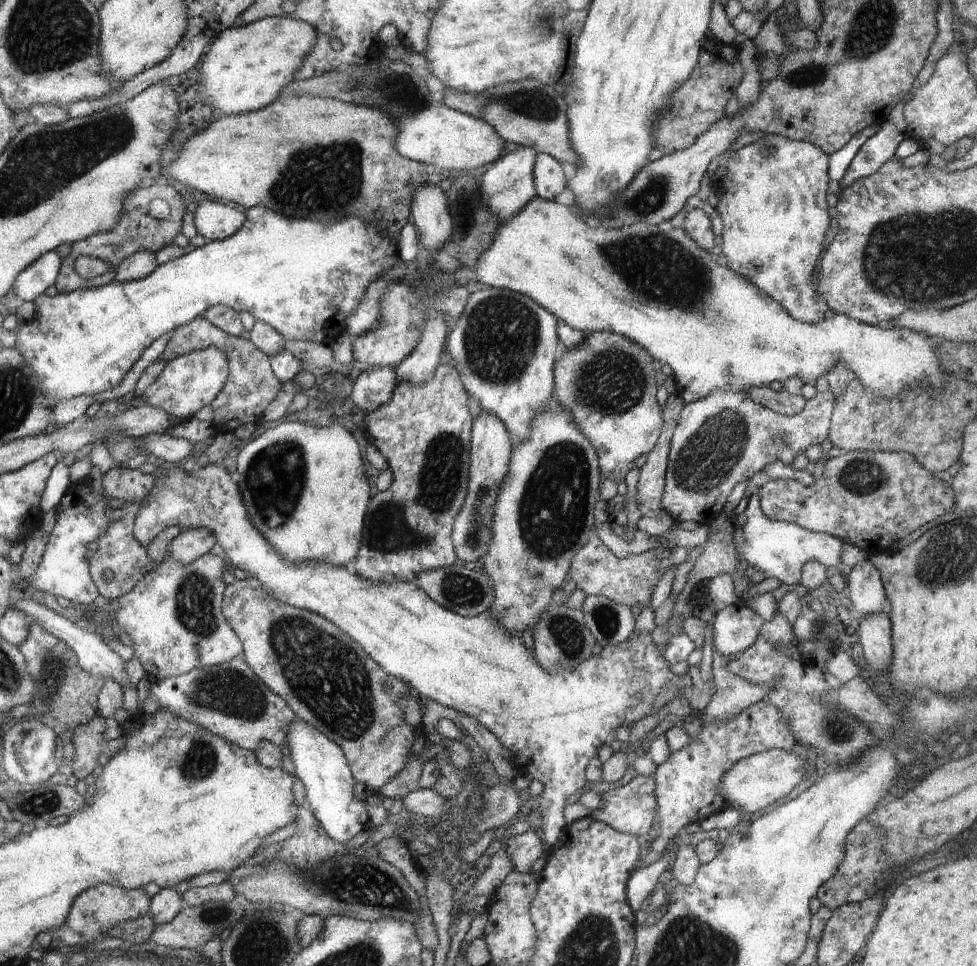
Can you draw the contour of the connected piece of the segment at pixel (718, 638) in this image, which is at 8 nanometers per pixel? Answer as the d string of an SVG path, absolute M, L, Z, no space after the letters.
M742 601L715 612L715 620L711 623L714 628L714 649L730 658L745 652L758 639L763 623L763 619Z

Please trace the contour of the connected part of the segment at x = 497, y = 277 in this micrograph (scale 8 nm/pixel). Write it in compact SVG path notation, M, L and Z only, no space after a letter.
M536 196L510 221L500 224L496 229L494 239L487 243L489 247L479 255L476 268L474 268L478 283L487 288L507 289L528 296L545 310L554 314L557 320L562 320L575 330L590 334L596 331L609 331L640 344L640 347L643 347L650 357L658 359L667 373L674 376L677 382L676 393L685 403L694 403L699 399L705 398L710 392L719 391L720 389L747 391L749 387L769 386L775 380L783 383L788 378L794 376L802 378L805 384L815 383L820 376L826 375L837 363L843 363L857 377L860 384L878 397L890 399L904 391L906 386L931 387L933 389L932 393L935 395L939 395L943 391L943 383L940 380L943 379L943 374L946 372L943 370L943 365L940 366L939 357L935 350L938 344L936 342L937 338L928 337L910 330L899 330L897 327L890 328L889 325L877 324L871 326L857 322L850 316L845 316L841 313L836 313L830 319L824 318L824 320L815 324L800 323L792 318L788 312L785 312L784 308L781 308L780 304L777 304L776 300L772 299L772 296L758 289L747 277L727 267L720 266L717 262L716 253L700 249L682 228L672 226L670 220L656 225L639 221L623 227L613 227L599 223L588 224L572 208L557 204L555 201L546 201Z

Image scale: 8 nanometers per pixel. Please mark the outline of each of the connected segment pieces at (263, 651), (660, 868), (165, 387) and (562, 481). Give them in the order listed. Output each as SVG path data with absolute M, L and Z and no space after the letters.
M255 579L236 580L232 585L226 586L222 611L228 625L243 645L243 660L246 664L258 674L260 680L272 690L273 694L280 696L289 705L289 708L296 714L298 720L303 721L305 724L318 730L321 734L324 734L324 736L332 740L342 750L354 779L358 783L364 784L368 795L379 793L397 773L403 770L404 764L407 763L407 757L410 755L413 742L415 741L414 728L404 721L403 712L397 706L397 701L400 698L413 694L407 684L404 684L398 678L388 675L352 638L344 634L332 622L325 620L322 616L314 612L276 601L275 597L272 597L271 593L266 593L266 590Z
M667 848L656 863L635 870L627 881L626 899L629 908L632 908L634 913L644 909L656 892L660 876L671 864L669 854L669 848Z
M215 347L191 351L168 361L158 379L139 394L147 406L161 409L175 421L192 418L221 392L229 374L227 360Z
M551 398L547 409L539 411L532 420L526 440L512 444L508 474L502 480L500 494L491 511L491 535L486 553L481 557L481 571L489 577L494 592L489 612L495 613L499 626L508 635L520 635L522 638L525 630L532 631L537 621L549 610L554 592L569 580L572 560L589 542L595 530L593 515L600 498L601 484L598 456L591 441L578 430L572 414Z

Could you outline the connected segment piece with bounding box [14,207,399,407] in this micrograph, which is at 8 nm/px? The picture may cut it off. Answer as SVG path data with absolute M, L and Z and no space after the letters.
M265 207L250 208L245 212L245 216L246 221L244 225L231 238L220 241L208 241L206 245L196 248L190 254L186 254L186 256L170 260L170 262L166 262L166 264L161 266L158 265L154 272L145 278L125 282L113 280L112 283L102 287L75 289L70 293L58 293L53 298L42 294L34 301L25 301L22 306L18 306L14 314L14 328L17 328L15 329L16 348L24 358L24 361L33 369L40 395L48 404L52 407L60 400L74 400L78 396L93 397L117 388L126 377L126 374L129 374L129 371L134 367L134 364L142 357L144 350L147 350L156 340L180 326L189 324L210 307L218 304L225 305L238 312L248 310L256 321L270 324L273 328L276 328L276 331L285 340L300 339L329 345L341 333L345 332L345 321L363 300L366 288L399 259L396 256L394 243L387 238L385 225L380 222L368 225L367 222L360 221L359 216L350 217L348 220L340 220L340 222L334 222L334 224L318 224L318 222L312 222L312 220L284 217Z

